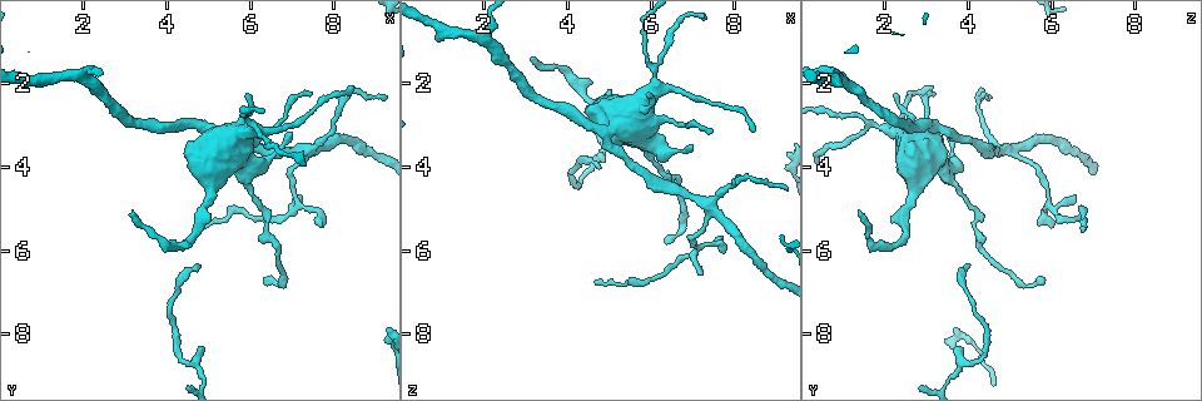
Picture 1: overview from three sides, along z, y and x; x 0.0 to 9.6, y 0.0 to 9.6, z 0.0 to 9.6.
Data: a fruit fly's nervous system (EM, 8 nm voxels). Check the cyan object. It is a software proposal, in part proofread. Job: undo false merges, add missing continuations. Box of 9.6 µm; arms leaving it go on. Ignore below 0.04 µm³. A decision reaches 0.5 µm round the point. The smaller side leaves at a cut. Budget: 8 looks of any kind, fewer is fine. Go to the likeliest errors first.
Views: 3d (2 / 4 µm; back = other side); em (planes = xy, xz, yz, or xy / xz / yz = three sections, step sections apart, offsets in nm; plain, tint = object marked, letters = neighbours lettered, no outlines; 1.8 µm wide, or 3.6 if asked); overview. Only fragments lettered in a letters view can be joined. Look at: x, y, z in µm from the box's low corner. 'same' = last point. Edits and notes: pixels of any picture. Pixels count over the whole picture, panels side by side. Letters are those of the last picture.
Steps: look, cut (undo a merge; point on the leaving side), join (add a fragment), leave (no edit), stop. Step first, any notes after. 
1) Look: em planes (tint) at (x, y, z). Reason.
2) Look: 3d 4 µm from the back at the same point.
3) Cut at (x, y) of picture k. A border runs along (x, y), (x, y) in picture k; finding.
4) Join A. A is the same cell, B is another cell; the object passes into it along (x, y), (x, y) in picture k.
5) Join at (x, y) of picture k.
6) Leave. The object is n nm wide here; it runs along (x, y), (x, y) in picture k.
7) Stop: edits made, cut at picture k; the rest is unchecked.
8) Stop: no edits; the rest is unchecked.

Look: 3d 2 µm at (7.70, 5.35, 6.00). Thin end.

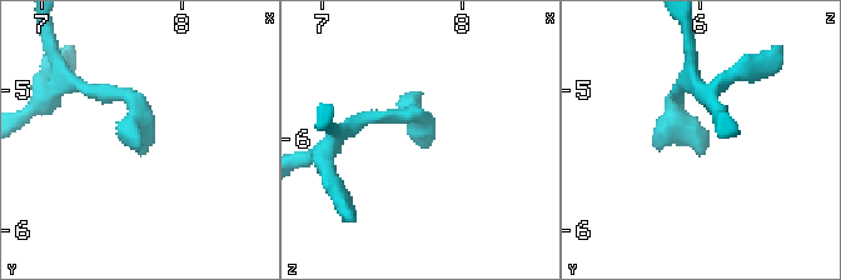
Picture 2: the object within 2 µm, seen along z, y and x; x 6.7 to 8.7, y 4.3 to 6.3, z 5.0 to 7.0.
Look: em planes (plain) at (7.76, 5.36, 6.06).

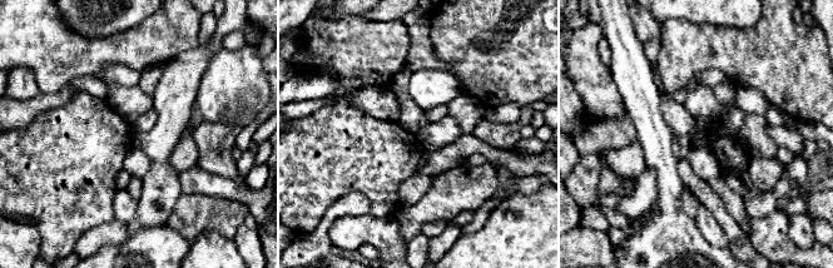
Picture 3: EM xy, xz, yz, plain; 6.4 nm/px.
Look: em planes (letters) at the same point. See the neighbours.

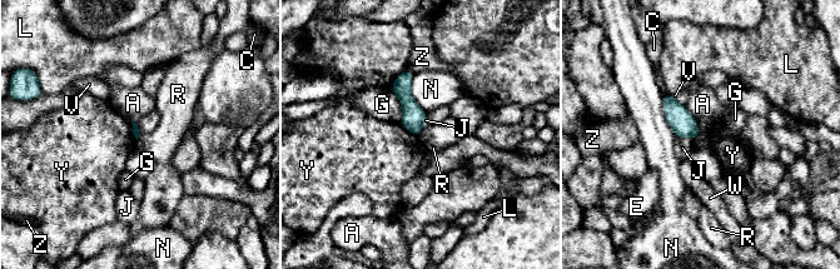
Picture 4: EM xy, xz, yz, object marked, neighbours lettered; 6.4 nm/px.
Leave. The longest contact is with N, 280 nm; A, C, E, G, J, L, N, R, V, W, Y and Z are other cells; a border runs along (701, 134), (694, 142) in picture 4; none of them fits.

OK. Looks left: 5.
Look: em planes (plain) at (6.30, 6.65, 5.80). Thin end.

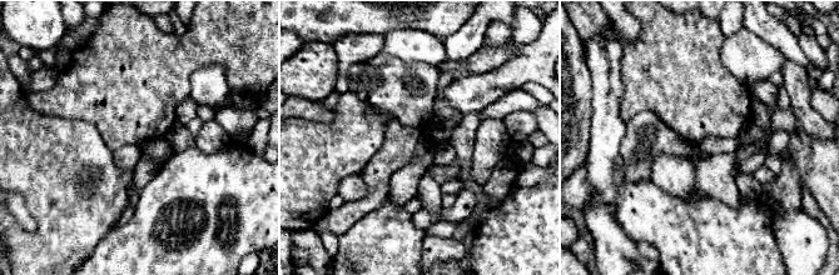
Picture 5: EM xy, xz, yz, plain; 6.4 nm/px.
Look: em planes (letters) at the same point.

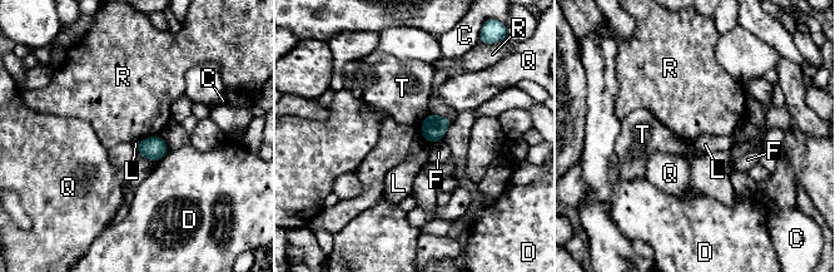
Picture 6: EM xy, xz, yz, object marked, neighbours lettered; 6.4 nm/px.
Leave. C, D, F, L, Q, R and T are other cells; a border runs along (421, 122), (423, 138), (431, 143) in picture 6; no lettered fragment goes on from it.

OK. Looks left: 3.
Look: 3d 4 µm at (7.00, 3.25, 3.50). Tapers out.

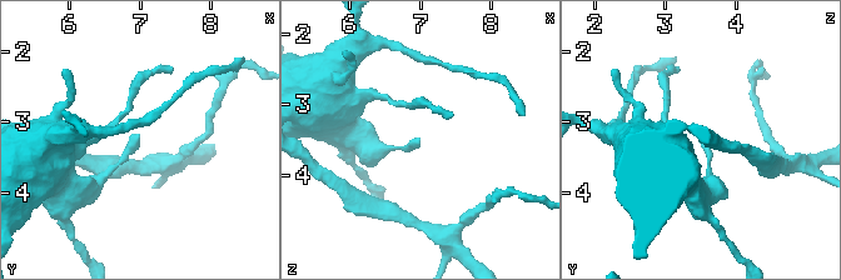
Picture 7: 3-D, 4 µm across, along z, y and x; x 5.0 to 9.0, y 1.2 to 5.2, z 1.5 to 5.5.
Look: em planes (plain) at (6.95, 3.20, 3.45). Need the tissue.

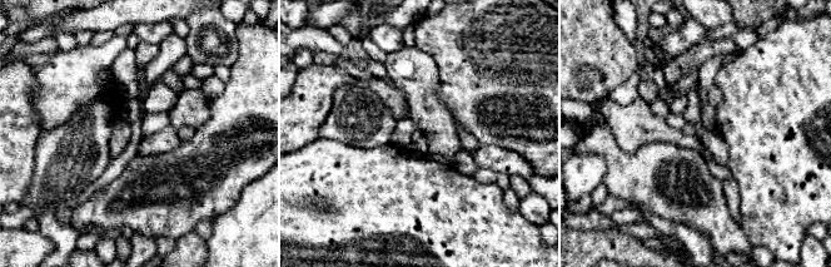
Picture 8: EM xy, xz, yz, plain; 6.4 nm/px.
Look: em planes (letters) at the same point. What lies round it.

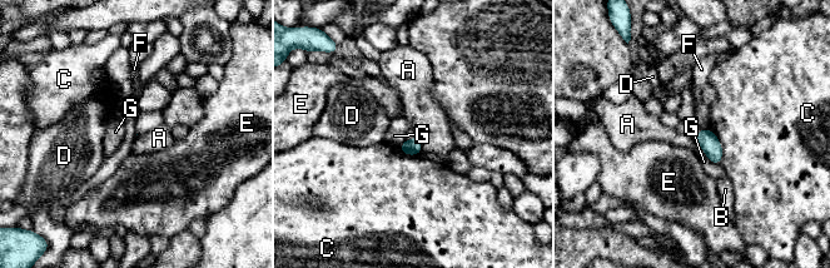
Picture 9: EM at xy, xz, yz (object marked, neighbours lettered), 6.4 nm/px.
Leave. A, B, C, D, E, F and G are other cells; a border runs along (417, 133), (421, 140), (421, 154) in picture 9; no lettered fragment goes on from it.

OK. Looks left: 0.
Stop: no edits; the rest is unchecked.

